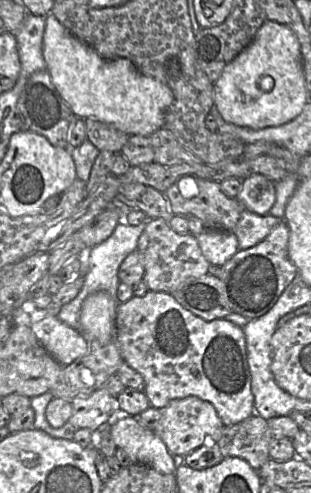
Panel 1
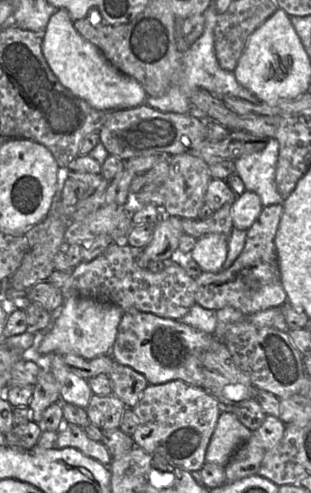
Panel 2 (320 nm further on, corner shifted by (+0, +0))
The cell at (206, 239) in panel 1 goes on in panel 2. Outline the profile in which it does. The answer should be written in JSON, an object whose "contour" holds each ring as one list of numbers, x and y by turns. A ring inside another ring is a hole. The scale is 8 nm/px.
{"contour":[[211,233,198,238,189,255,202,271,217,273,223,269,227,249,228,237]]}

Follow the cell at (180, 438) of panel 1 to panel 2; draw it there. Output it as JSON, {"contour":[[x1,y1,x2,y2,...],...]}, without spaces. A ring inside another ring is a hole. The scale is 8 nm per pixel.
{"contour":[[171,380,148,384,131,409,136,416,136,429,131,435,135,446,188,472,202,468,207,446,221,412,221,405,213,396,201,387,182,380]]}

